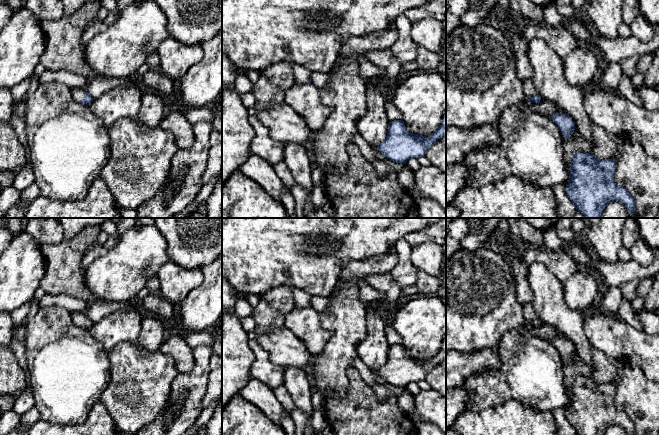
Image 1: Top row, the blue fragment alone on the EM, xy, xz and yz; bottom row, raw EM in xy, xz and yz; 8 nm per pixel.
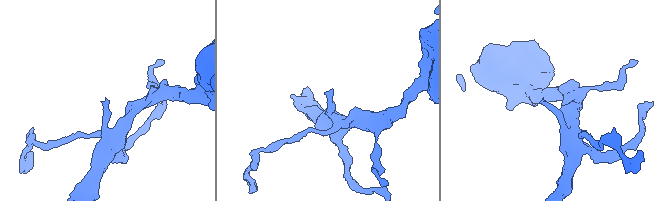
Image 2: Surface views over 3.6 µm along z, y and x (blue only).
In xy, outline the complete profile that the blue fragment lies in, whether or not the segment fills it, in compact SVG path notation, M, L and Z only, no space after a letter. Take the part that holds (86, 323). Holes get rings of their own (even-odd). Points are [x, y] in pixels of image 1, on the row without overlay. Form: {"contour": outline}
{"contour": "M78 311L72 313L72 321L75 325L86 329L89 329L93 325L90 318Z"}

